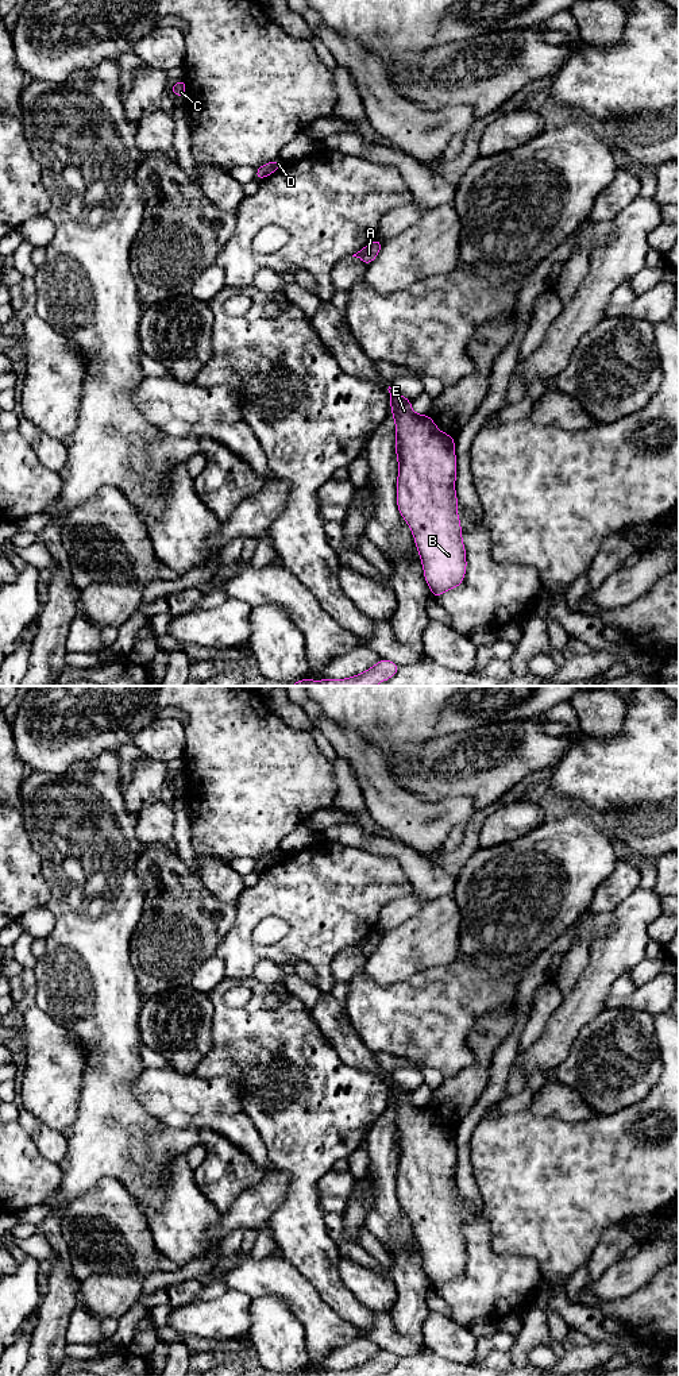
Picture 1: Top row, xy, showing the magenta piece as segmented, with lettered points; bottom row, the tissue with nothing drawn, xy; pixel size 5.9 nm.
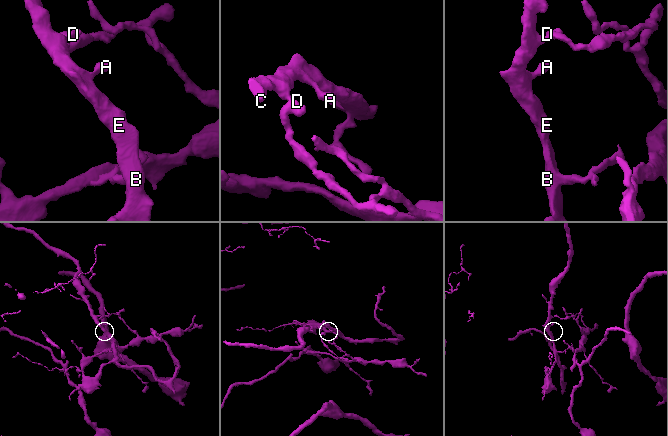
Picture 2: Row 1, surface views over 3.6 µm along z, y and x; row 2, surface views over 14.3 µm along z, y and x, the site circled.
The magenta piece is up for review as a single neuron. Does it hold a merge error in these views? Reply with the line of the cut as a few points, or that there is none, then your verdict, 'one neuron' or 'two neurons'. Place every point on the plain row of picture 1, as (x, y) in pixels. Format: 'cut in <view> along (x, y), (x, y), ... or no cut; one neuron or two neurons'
cut in xy along (255, 867), (261, 870); two neurons

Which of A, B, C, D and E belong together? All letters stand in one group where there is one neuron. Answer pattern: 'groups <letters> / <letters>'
groups A B C E / D

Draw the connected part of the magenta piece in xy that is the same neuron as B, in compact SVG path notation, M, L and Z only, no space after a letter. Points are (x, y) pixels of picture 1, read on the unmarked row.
M390 1078L387 1082L396 1113L397 1198L414 1227L425 1273L432 1281L432 1290L436 1291L444 1283L460 1277L467 1260L455 1184L455 1129L440 1123L429 1106L414 1106L412 1091Z

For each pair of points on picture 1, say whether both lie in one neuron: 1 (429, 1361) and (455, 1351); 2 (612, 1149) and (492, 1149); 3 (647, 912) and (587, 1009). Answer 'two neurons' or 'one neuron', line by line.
1: two neurons
2: one neuron
3: one neuron

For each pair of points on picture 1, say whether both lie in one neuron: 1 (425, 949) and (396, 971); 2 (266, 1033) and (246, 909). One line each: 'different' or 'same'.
1: same
2: different

